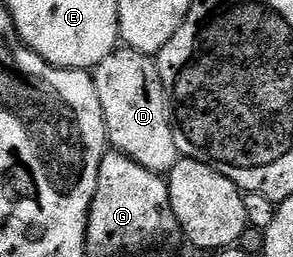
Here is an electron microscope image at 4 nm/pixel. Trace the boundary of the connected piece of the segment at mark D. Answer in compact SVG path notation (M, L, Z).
M128 47L114 49L93 73L93 82L99 91L103 107L105 135L114 150L130 157L147 171L168 175L175 167L179 154L173 134L174 118L165 85L157 70L156 60L150 54L137 53Z

